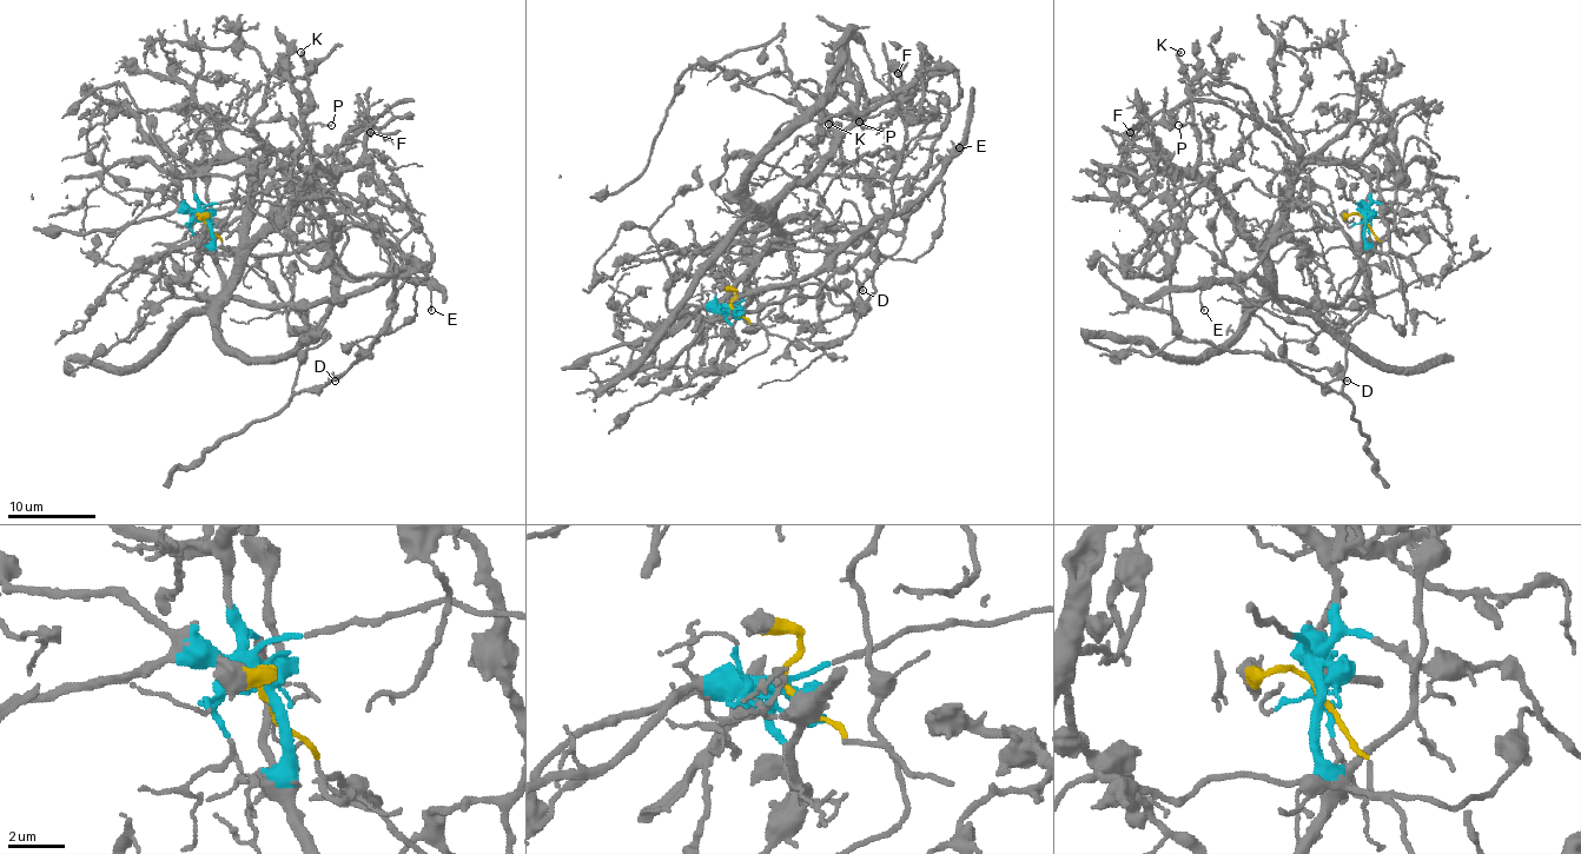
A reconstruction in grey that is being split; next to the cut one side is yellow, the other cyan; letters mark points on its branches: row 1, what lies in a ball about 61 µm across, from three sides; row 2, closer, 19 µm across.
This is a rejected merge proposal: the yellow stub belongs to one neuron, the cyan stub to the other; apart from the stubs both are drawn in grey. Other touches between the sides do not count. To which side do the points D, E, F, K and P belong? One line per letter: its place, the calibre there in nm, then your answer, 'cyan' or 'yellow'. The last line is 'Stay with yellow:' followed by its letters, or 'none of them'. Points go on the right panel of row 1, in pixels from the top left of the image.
D: (1347, 381) | 260 nm | yellow
E: (1204, 310) | 150 nm | cyan
F: (1130, 132) | 180 nm | cyan
K: (1181, 52) | 280 nm | cyan
P: (1178, 125) | 120 nm | cyan
Stay with yellow: D

